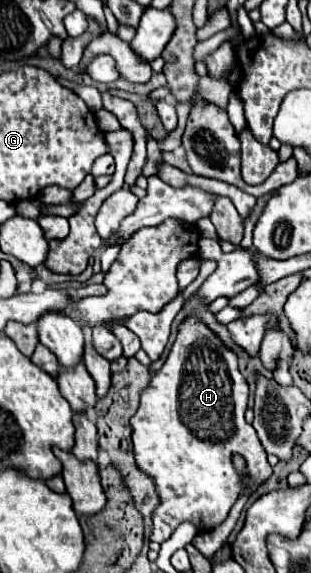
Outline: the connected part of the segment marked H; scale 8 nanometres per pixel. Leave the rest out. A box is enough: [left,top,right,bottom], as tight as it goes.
[131,314,272,542]

